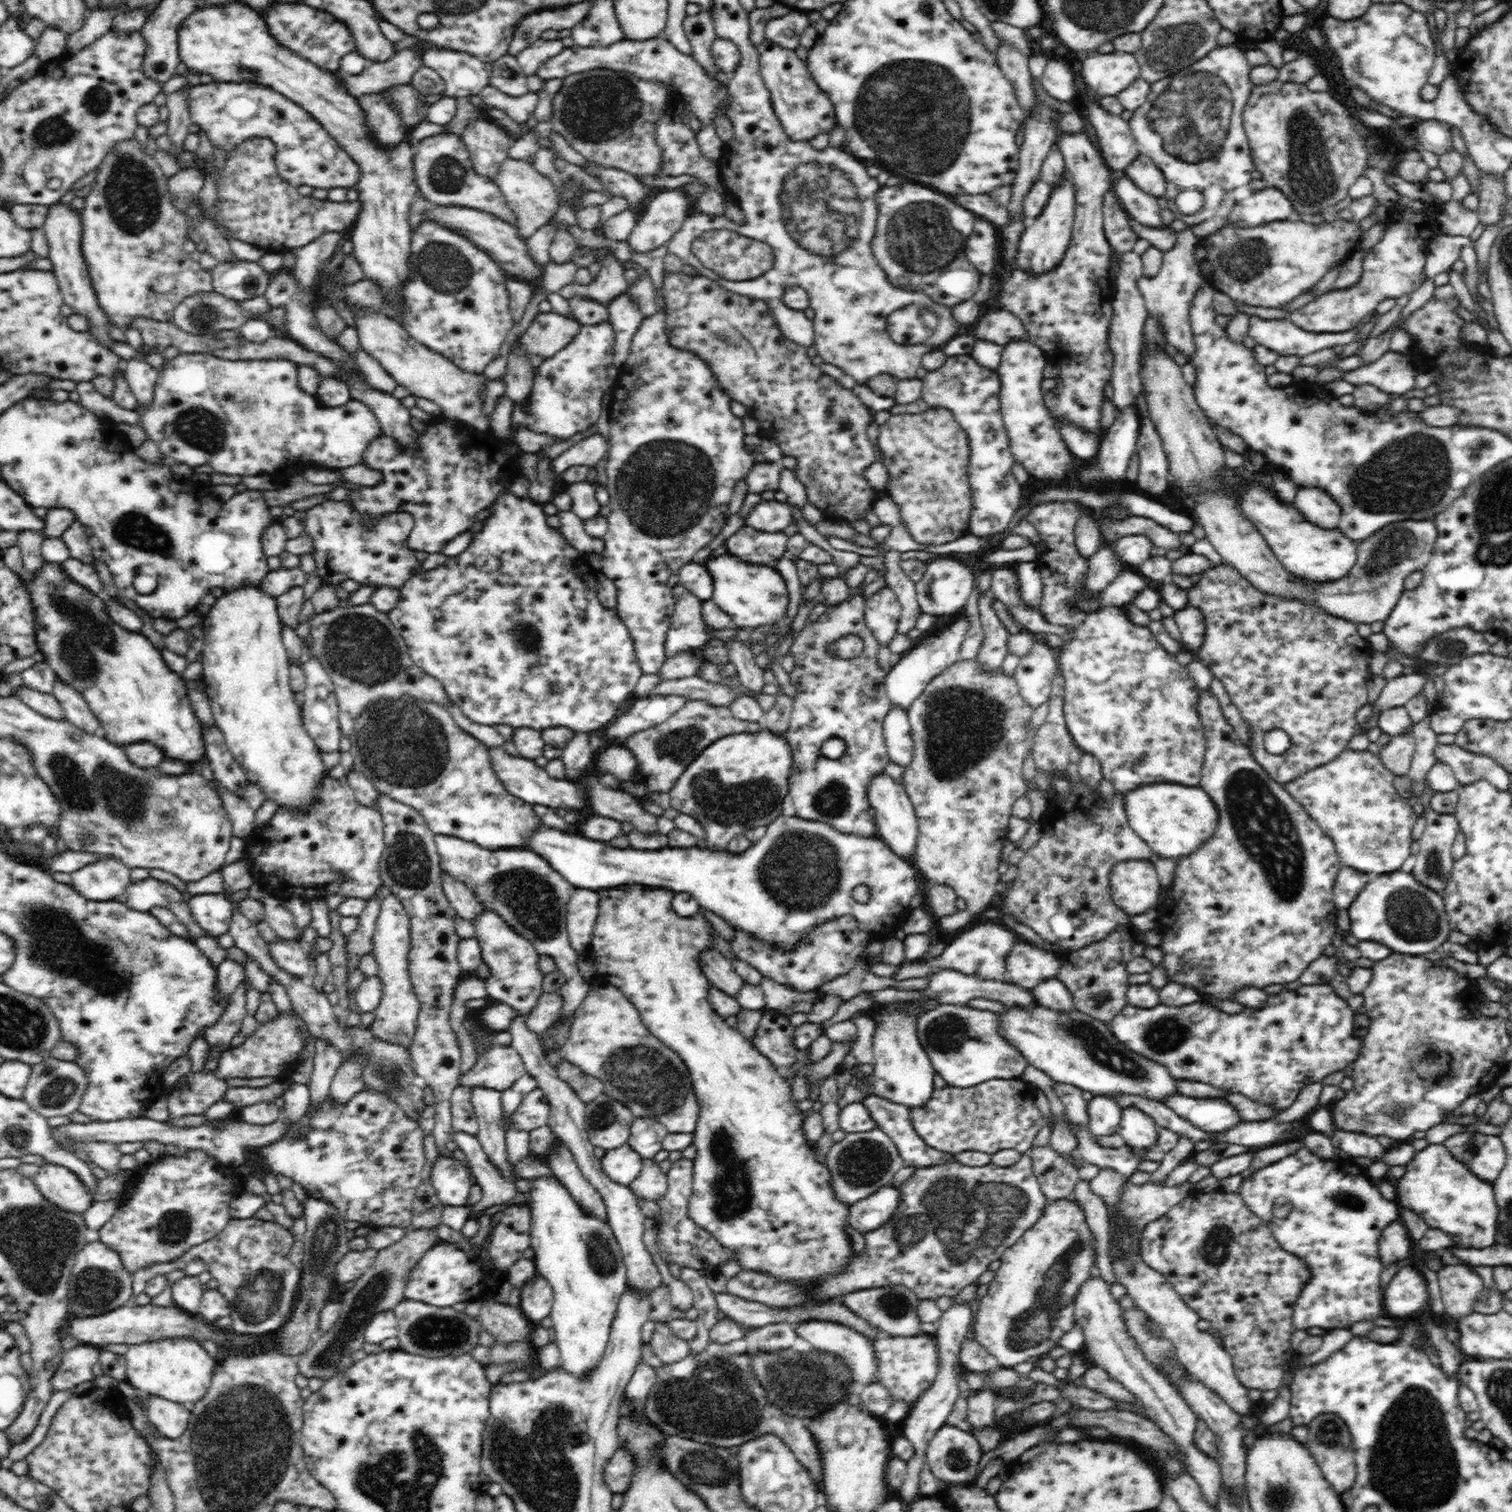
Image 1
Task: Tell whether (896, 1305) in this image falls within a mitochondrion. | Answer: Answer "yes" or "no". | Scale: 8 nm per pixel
yes

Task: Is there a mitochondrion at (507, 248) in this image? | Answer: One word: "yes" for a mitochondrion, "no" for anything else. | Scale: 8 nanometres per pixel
no

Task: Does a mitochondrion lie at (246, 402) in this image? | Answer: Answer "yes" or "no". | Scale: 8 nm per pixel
yes

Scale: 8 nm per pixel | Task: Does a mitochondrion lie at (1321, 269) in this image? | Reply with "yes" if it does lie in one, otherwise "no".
no

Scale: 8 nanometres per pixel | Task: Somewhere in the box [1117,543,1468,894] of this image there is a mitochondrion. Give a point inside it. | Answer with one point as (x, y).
(1433, 864)

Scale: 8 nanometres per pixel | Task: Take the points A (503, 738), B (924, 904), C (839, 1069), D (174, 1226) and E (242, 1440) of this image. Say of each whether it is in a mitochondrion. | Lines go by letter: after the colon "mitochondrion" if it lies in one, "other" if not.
A: other
B: other
C: other
D: mitochondrion
E: mitochondrion

